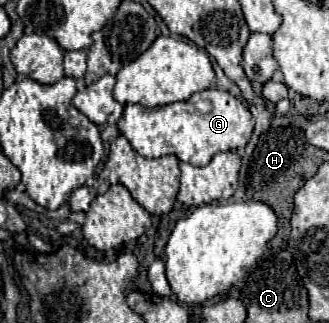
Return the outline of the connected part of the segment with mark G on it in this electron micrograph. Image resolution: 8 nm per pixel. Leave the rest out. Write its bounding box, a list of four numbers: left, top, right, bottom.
[116,88,254,166]

